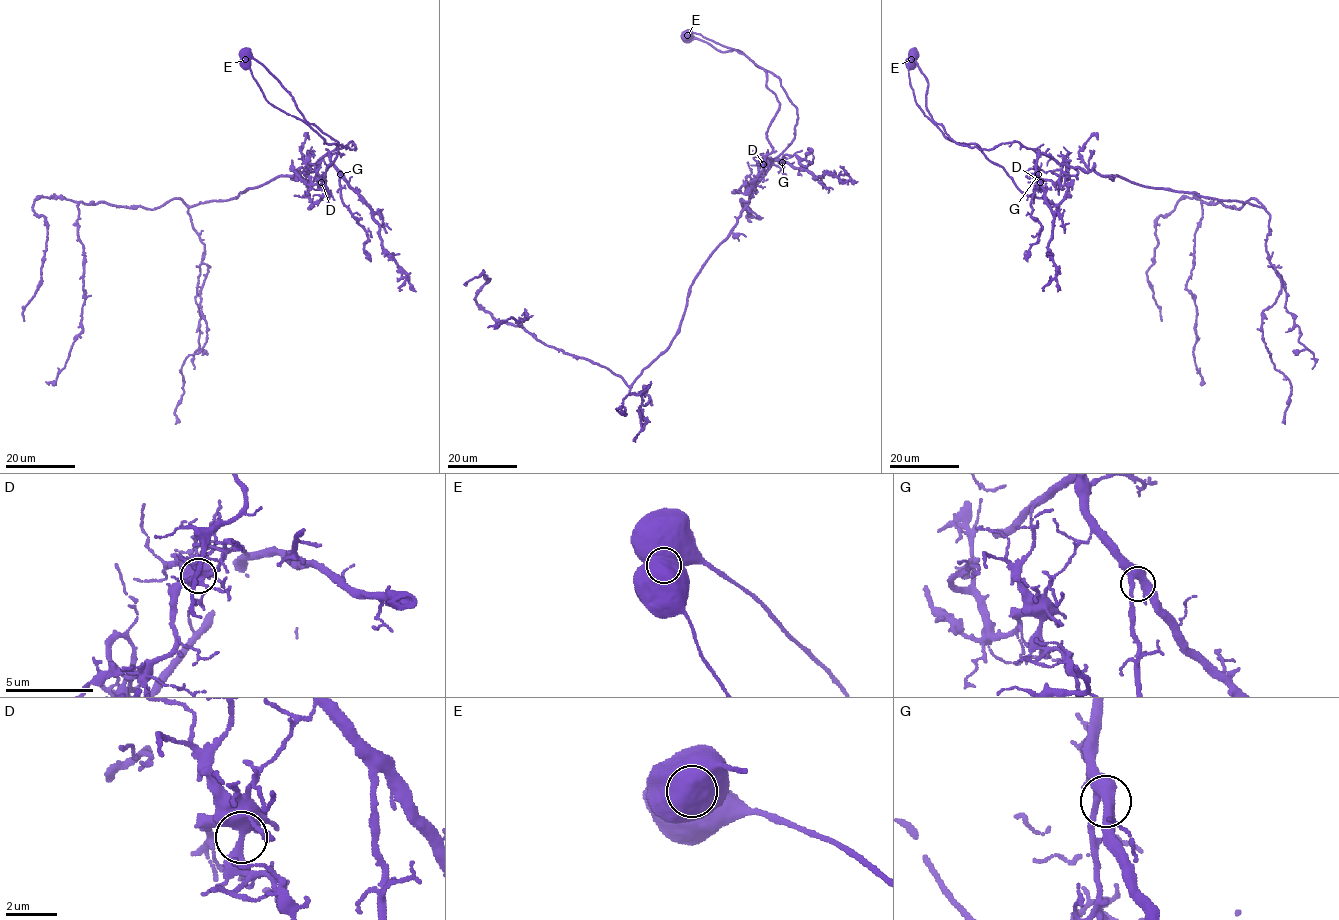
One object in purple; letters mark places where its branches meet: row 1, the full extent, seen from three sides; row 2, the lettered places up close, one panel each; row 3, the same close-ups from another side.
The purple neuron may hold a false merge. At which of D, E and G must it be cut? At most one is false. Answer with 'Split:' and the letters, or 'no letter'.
Split: E

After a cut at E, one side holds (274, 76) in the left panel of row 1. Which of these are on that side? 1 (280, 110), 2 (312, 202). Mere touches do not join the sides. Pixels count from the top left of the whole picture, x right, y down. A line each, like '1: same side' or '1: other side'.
1: other side
2: other side

